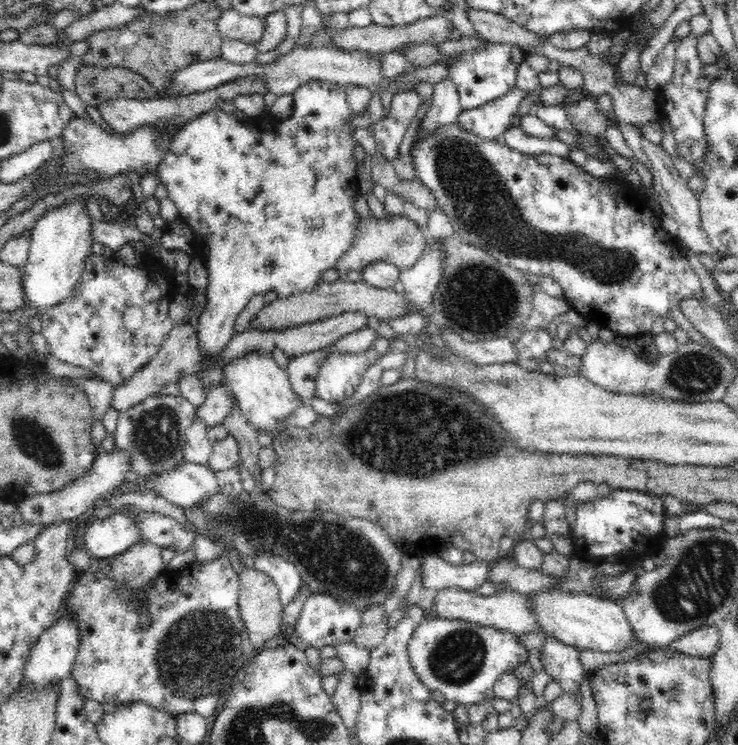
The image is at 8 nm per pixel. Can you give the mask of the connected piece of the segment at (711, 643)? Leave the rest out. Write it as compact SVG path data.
M718 624L696 628L672 642L669 649L681 654L708 659L716 653L720 629Z

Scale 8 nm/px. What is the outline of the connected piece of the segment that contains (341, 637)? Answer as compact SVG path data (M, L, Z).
M312 594L304 601L298 620L295 622L292 642L303 649L310 646L321 649L325 646L350 643L360 626L361 616L362 612L351 603L336 600L329 594Z

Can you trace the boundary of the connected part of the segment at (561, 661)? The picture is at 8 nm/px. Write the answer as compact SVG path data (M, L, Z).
M545 634L546 643L540 657L543 669L557 682L560 690L571 696L580 696L580 684L584 682L585 670L580 664L580 651L576 647L562 645Z

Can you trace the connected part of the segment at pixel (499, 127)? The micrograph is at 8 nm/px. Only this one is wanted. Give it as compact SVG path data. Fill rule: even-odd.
M514 86L506 96L496 98L480 108L463 110L457 120L462 130L468 130L486 140L500 141L502 134L513 124L520 102L528 96Z

